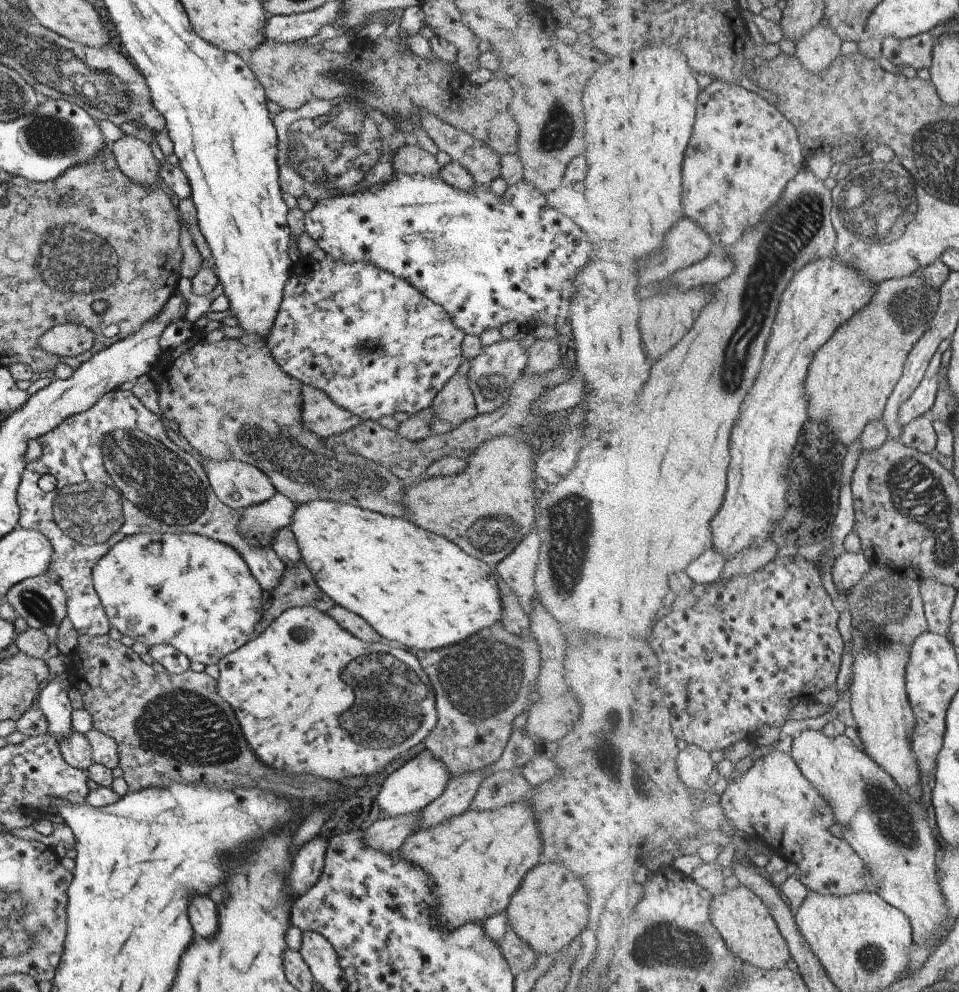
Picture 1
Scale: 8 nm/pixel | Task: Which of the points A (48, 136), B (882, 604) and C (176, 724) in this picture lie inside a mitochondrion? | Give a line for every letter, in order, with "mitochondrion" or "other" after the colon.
A: mitochondrion
B: mitochondrion
C: mitochondrion

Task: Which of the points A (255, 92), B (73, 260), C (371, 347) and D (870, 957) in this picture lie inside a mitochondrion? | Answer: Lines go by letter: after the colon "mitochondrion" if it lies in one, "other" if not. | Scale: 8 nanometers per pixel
A: other
B: mitochondrion
C: mitochondrion
D: mitochondrion

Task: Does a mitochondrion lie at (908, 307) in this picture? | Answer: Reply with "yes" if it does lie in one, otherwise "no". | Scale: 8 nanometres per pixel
yes

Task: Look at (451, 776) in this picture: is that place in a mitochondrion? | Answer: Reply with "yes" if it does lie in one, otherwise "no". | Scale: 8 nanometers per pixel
no

